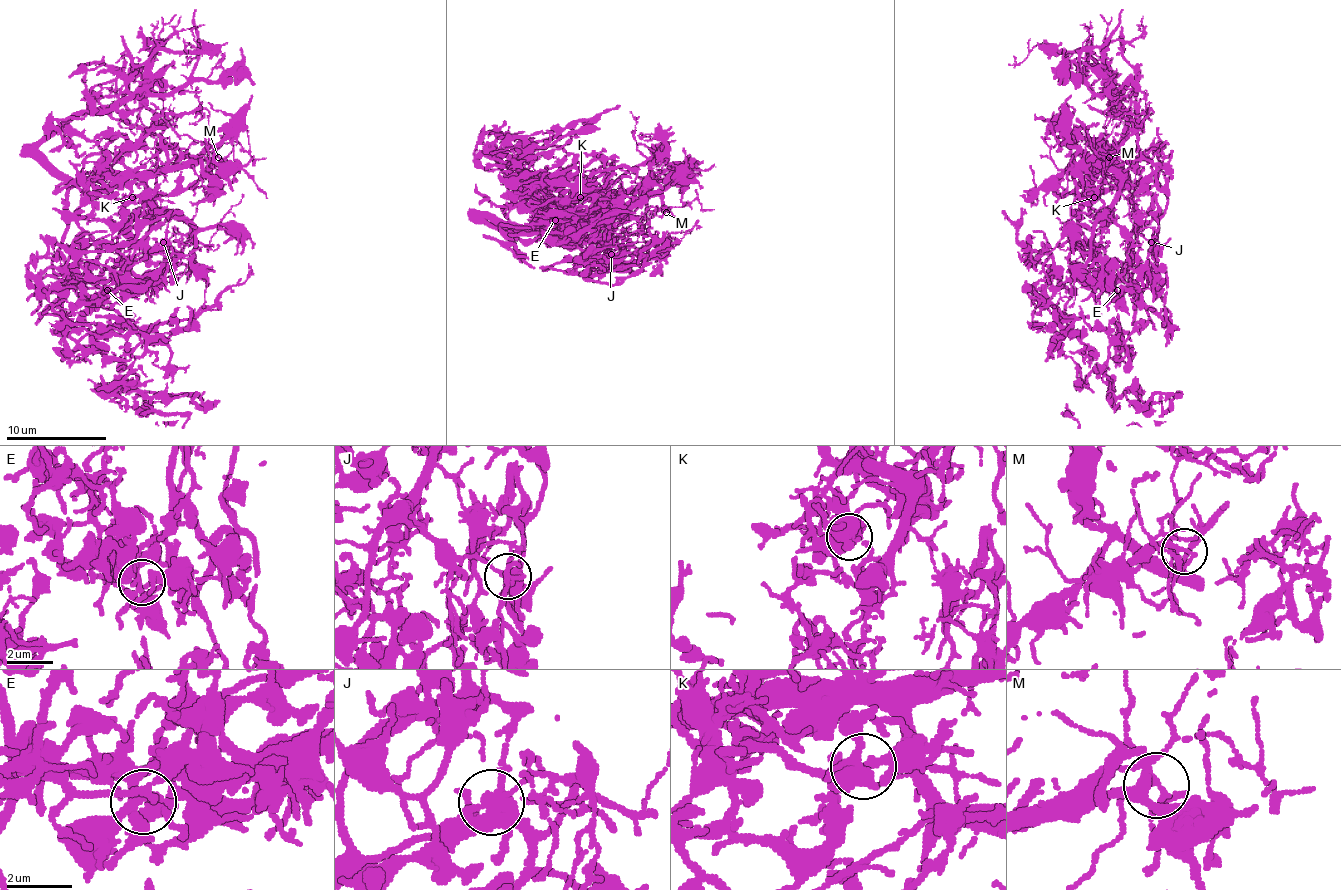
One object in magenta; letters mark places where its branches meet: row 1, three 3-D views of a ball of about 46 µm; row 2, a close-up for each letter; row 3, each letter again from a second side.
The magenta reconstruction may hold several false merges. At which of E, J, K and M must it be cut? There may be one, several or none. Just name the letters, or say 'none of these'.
J

